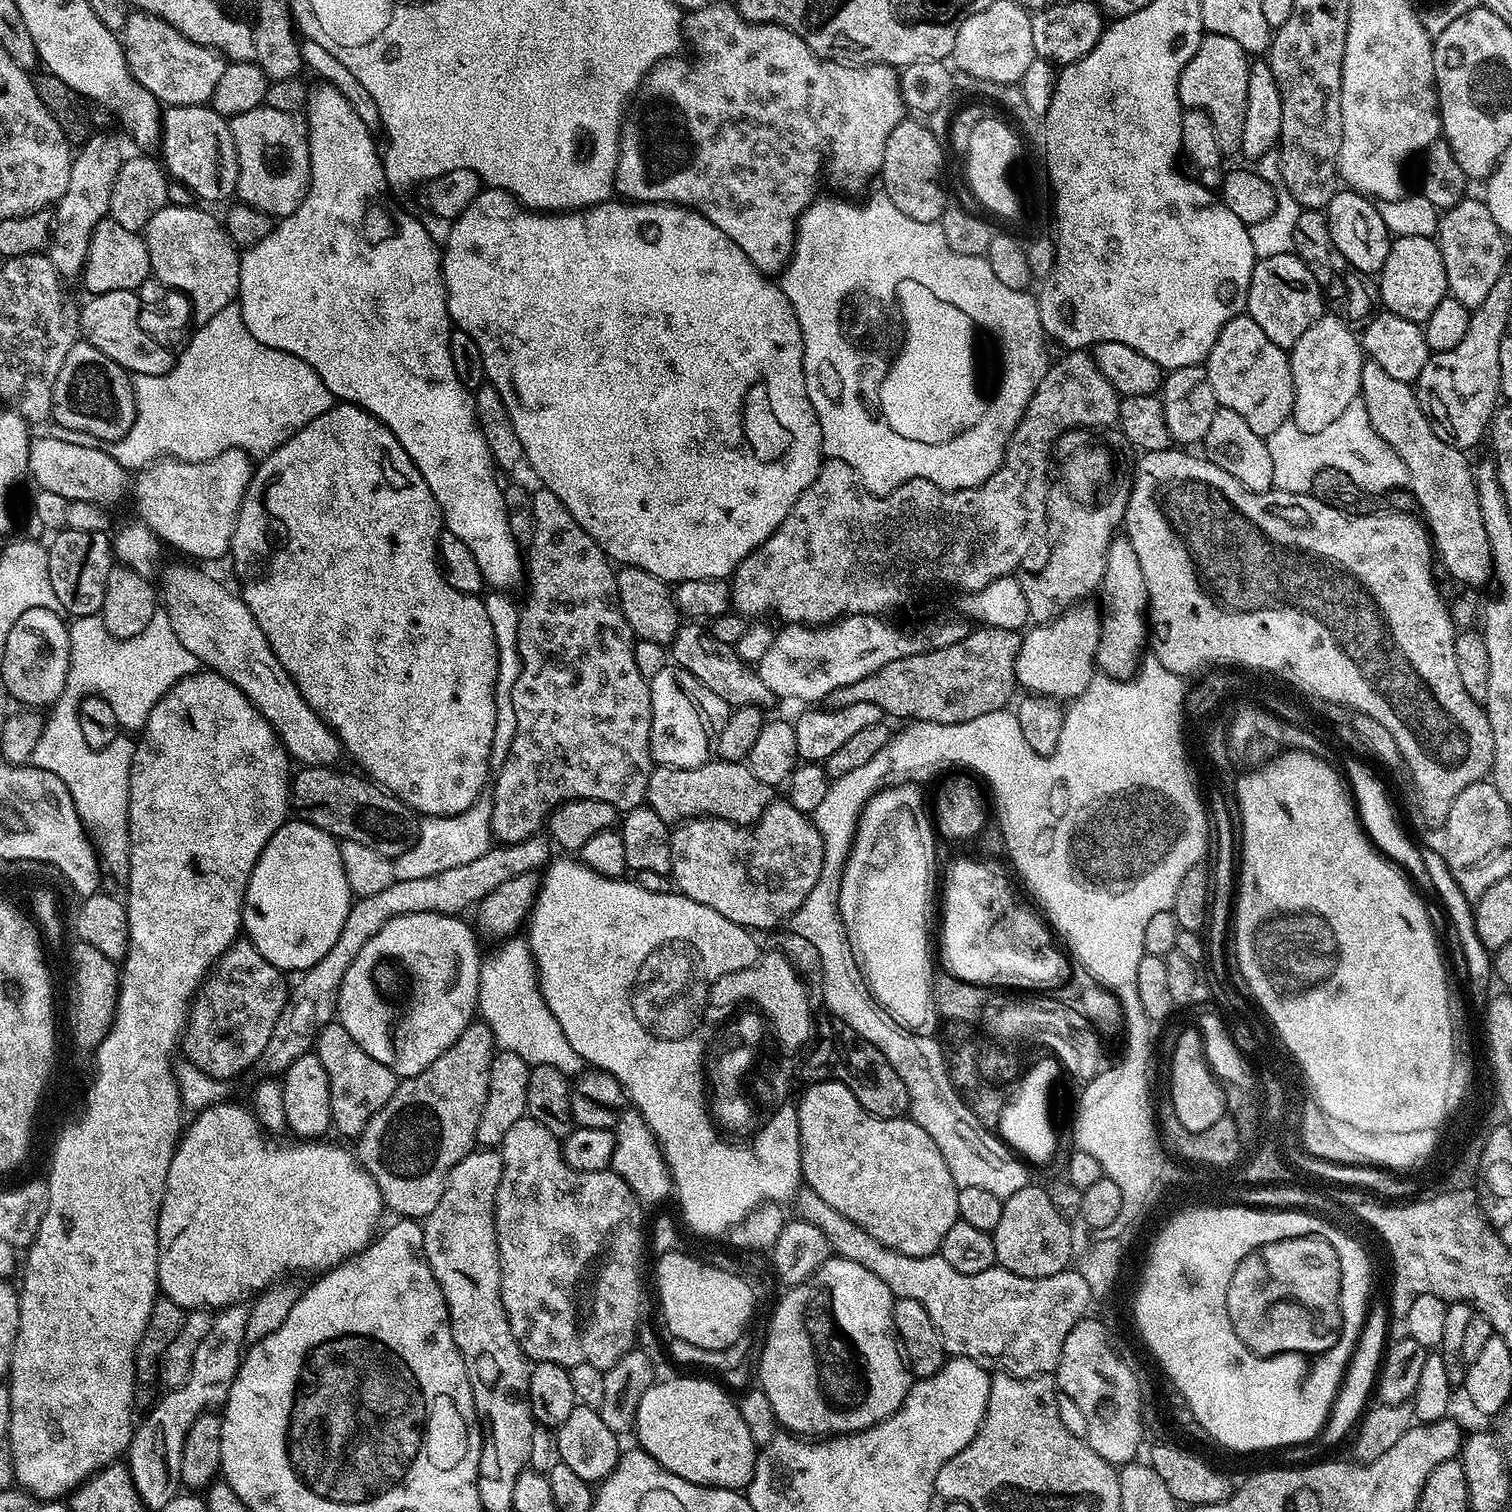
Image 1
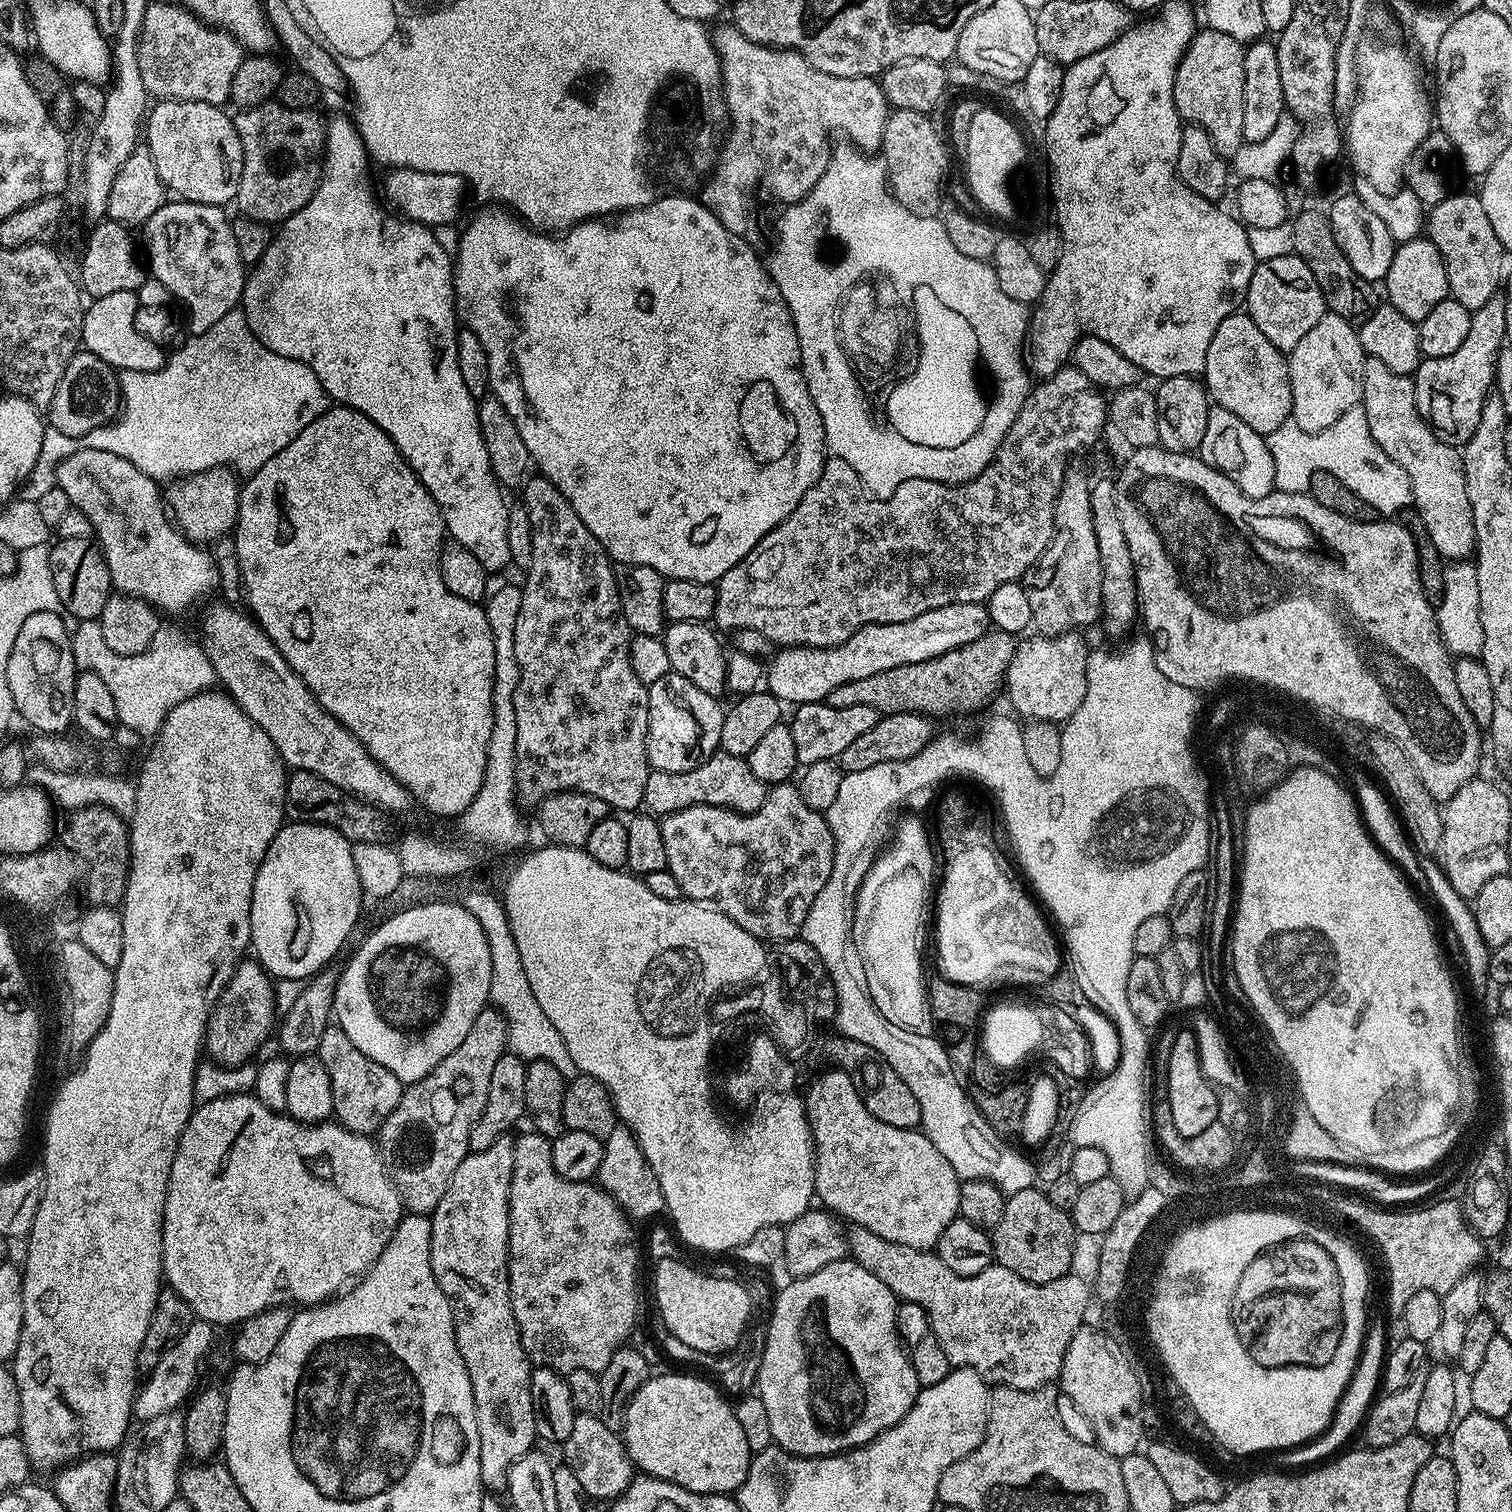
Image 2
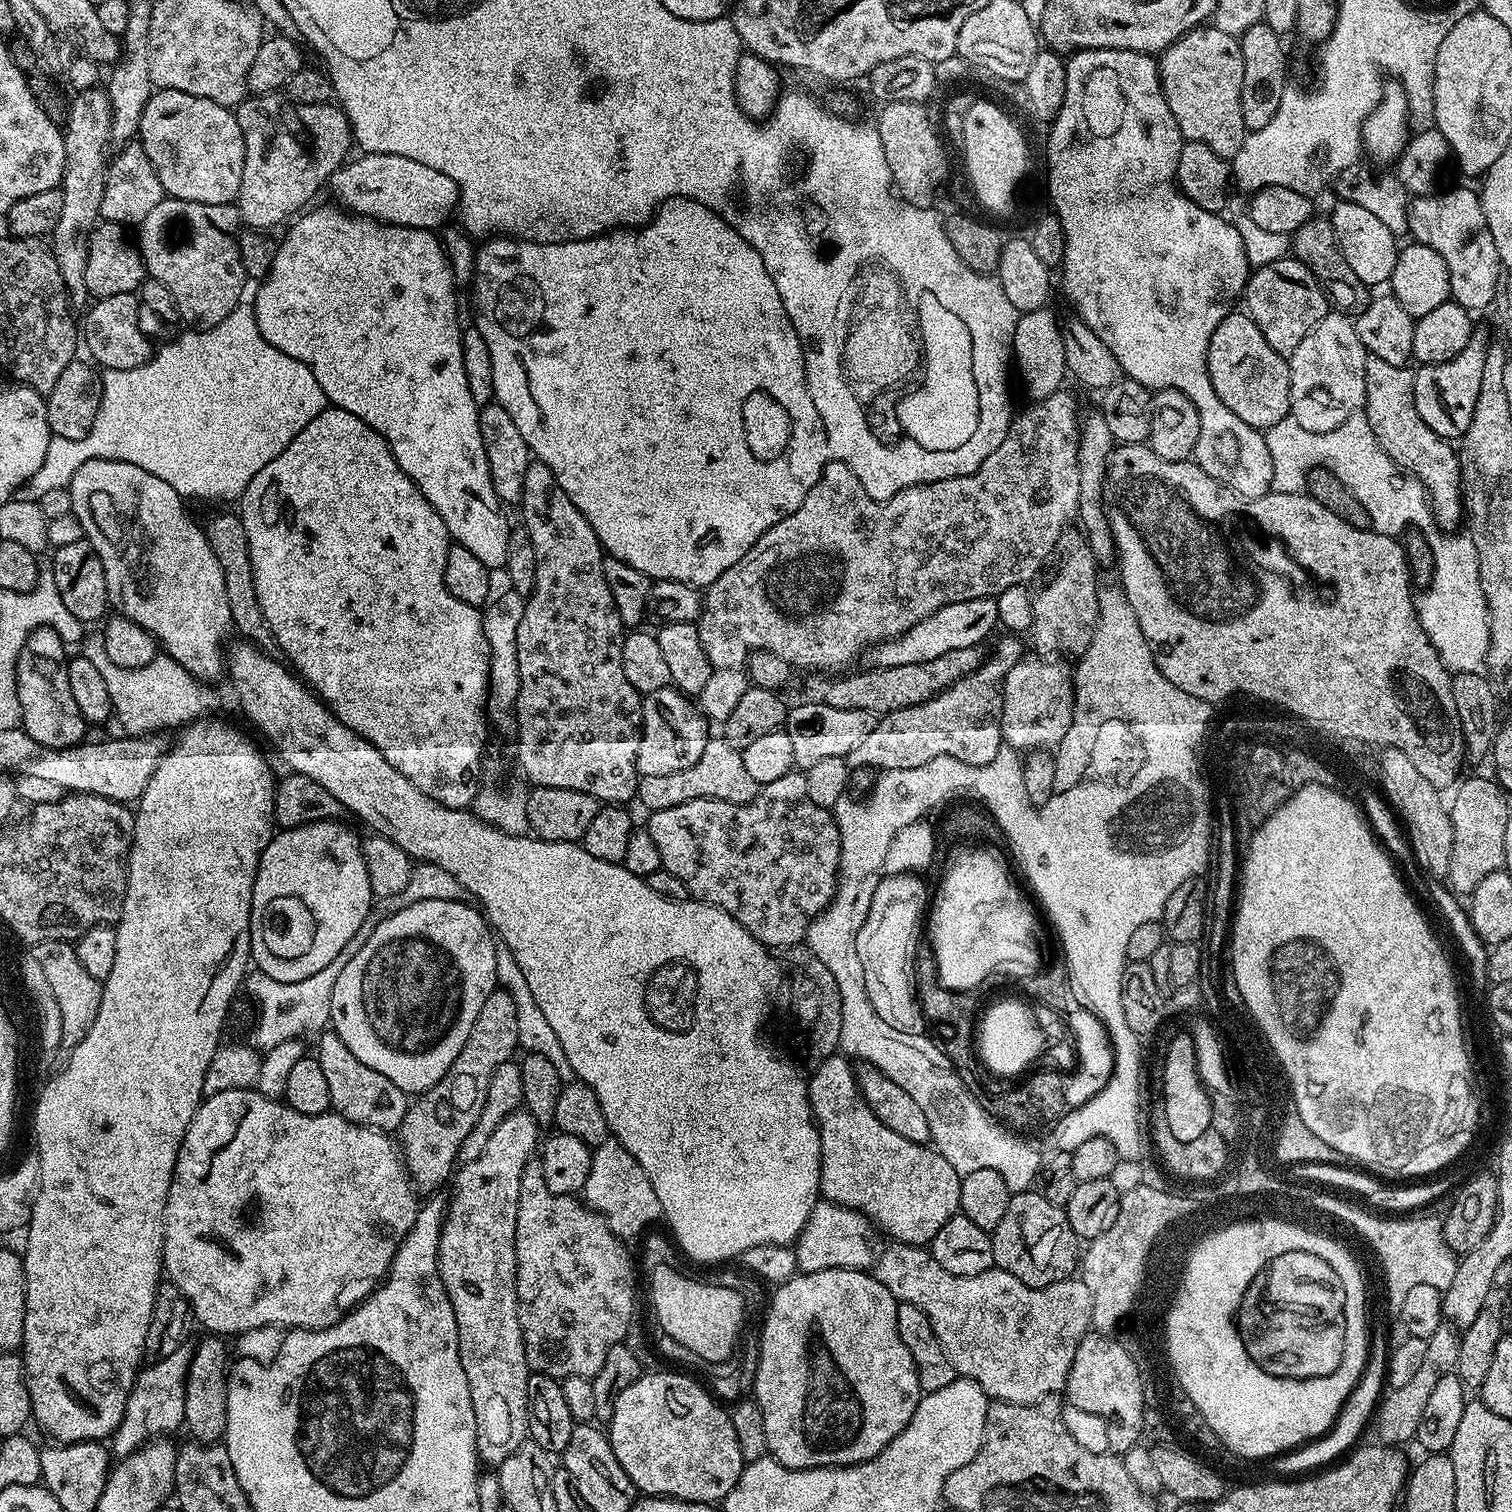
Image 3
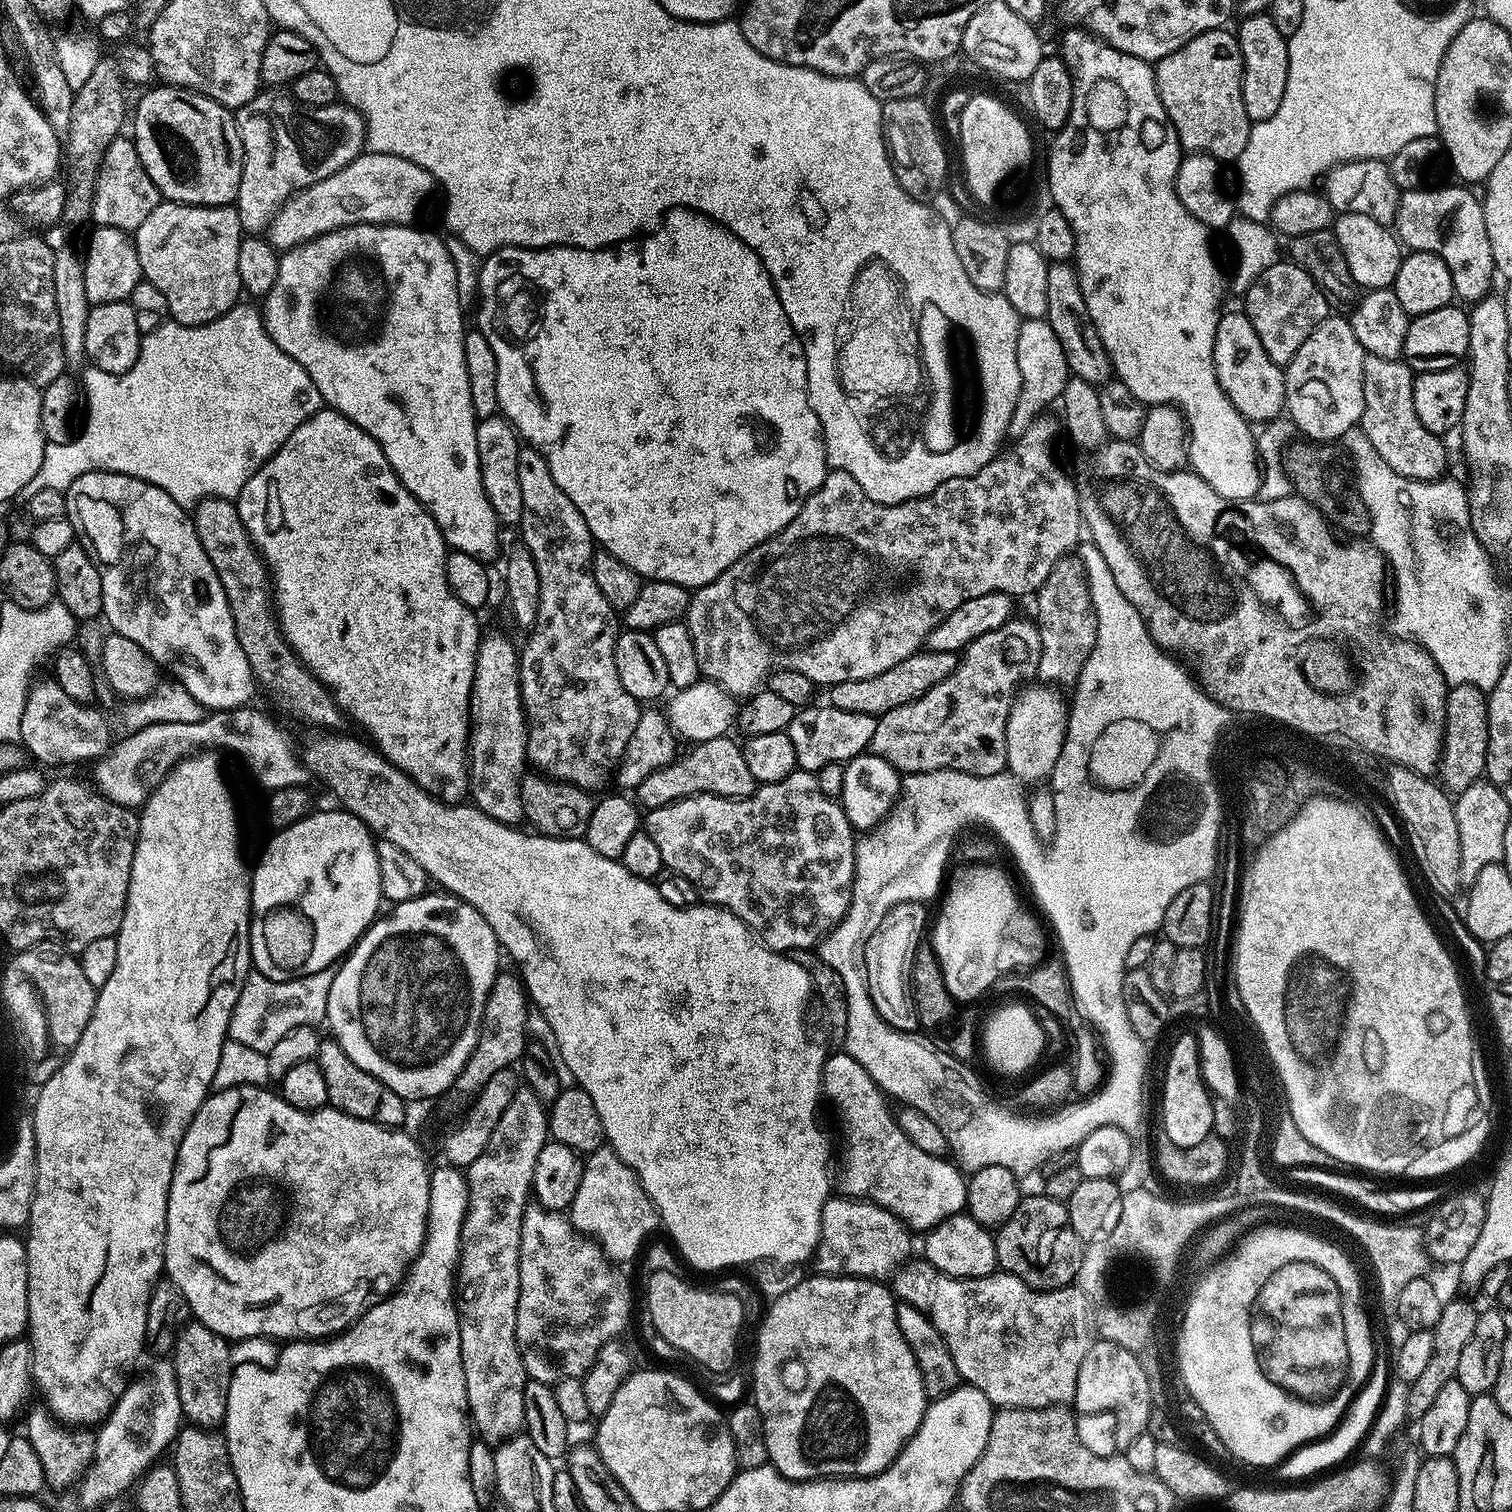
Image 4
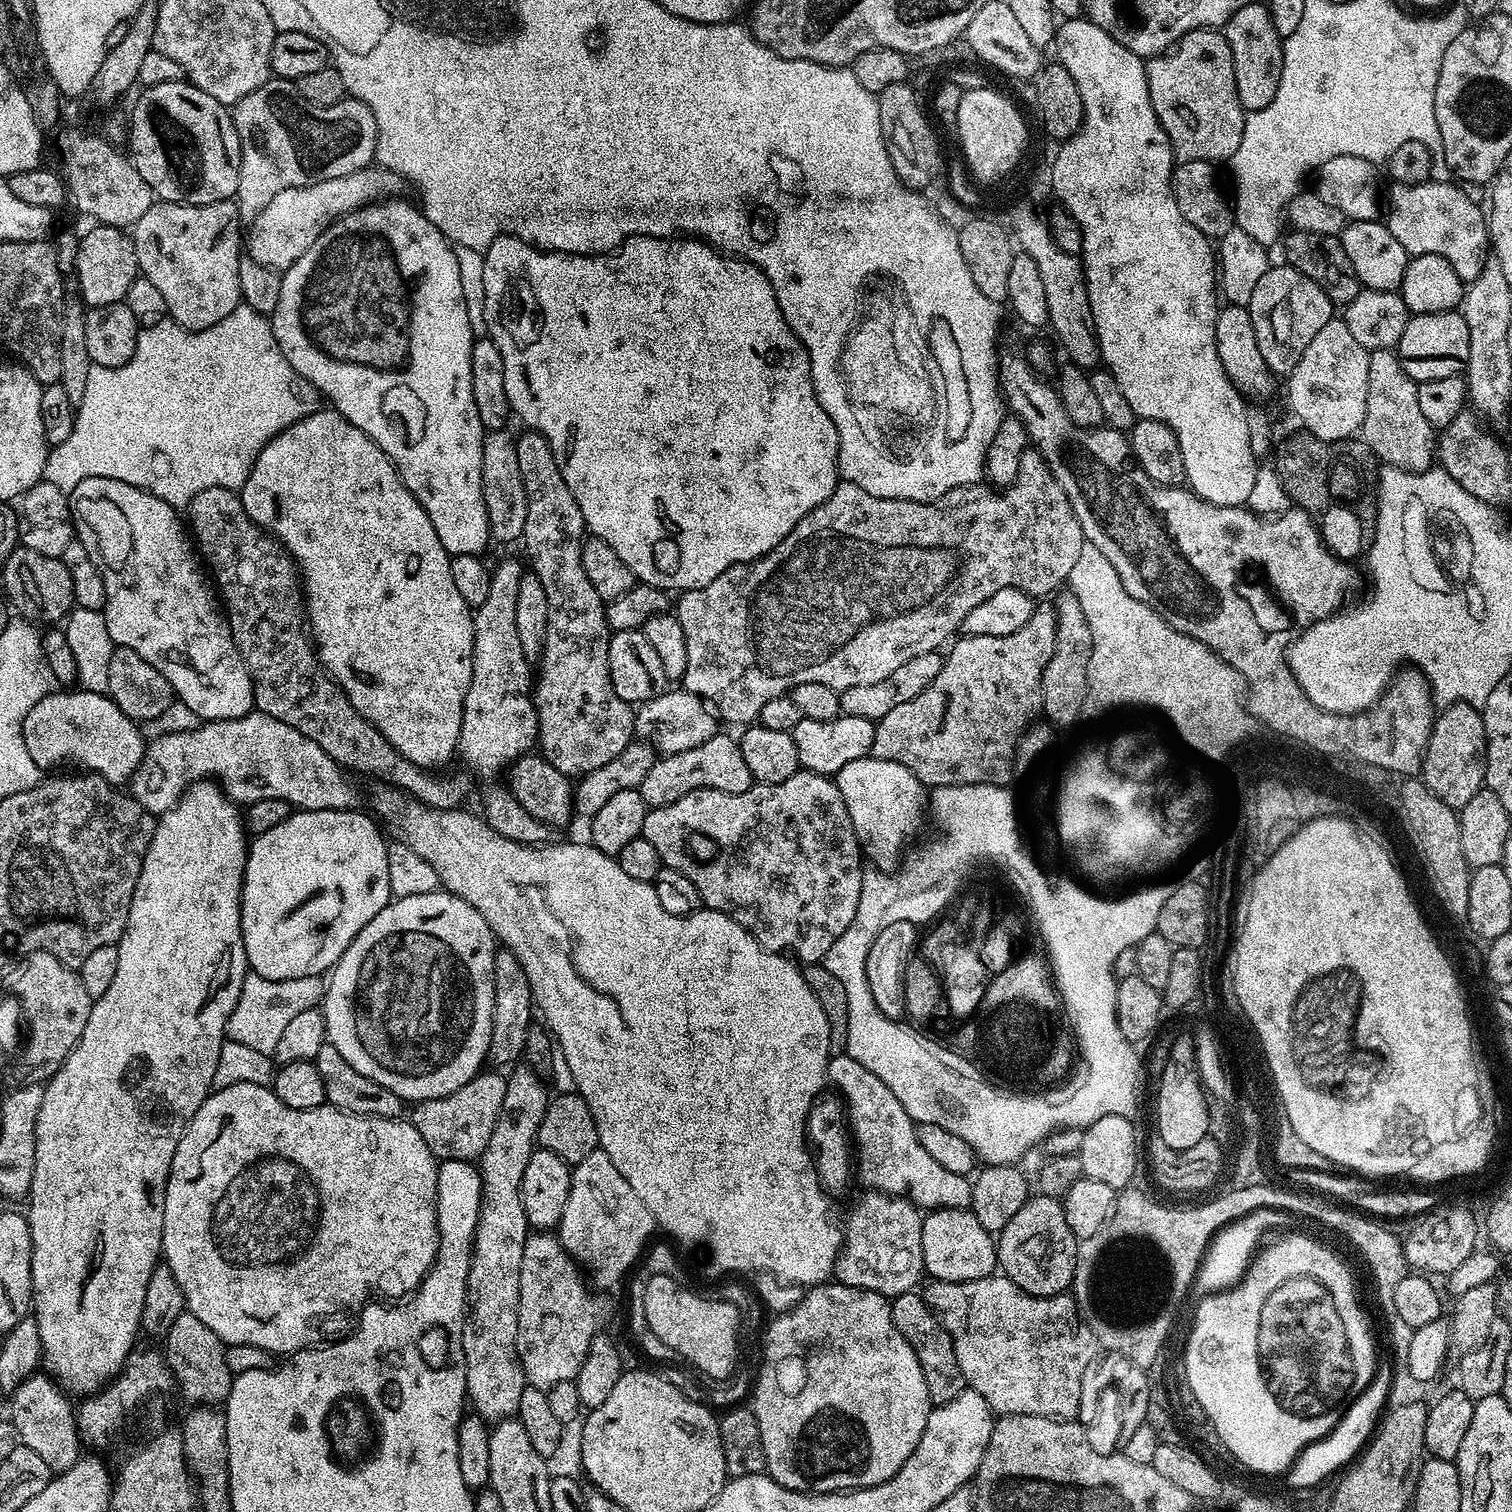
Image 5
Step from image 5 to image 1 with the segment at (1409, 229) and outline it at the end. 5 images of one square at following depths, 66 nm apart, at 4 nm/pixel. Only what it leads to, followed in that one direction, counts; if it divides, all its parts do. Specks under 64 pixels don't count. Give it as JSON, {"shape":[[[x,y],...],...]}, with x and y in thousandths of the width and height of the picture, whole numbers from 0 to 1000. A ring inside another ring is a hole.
{"shape":[[[969,131],[962,137],[954,138],[948,158],[952,162],[954,176],[956,176],[958,194],[972,205],[980,202],[988,187],[996,179],[995,171],[997,169],[995,153],[985,144],[983,135],[979,131]]]}

